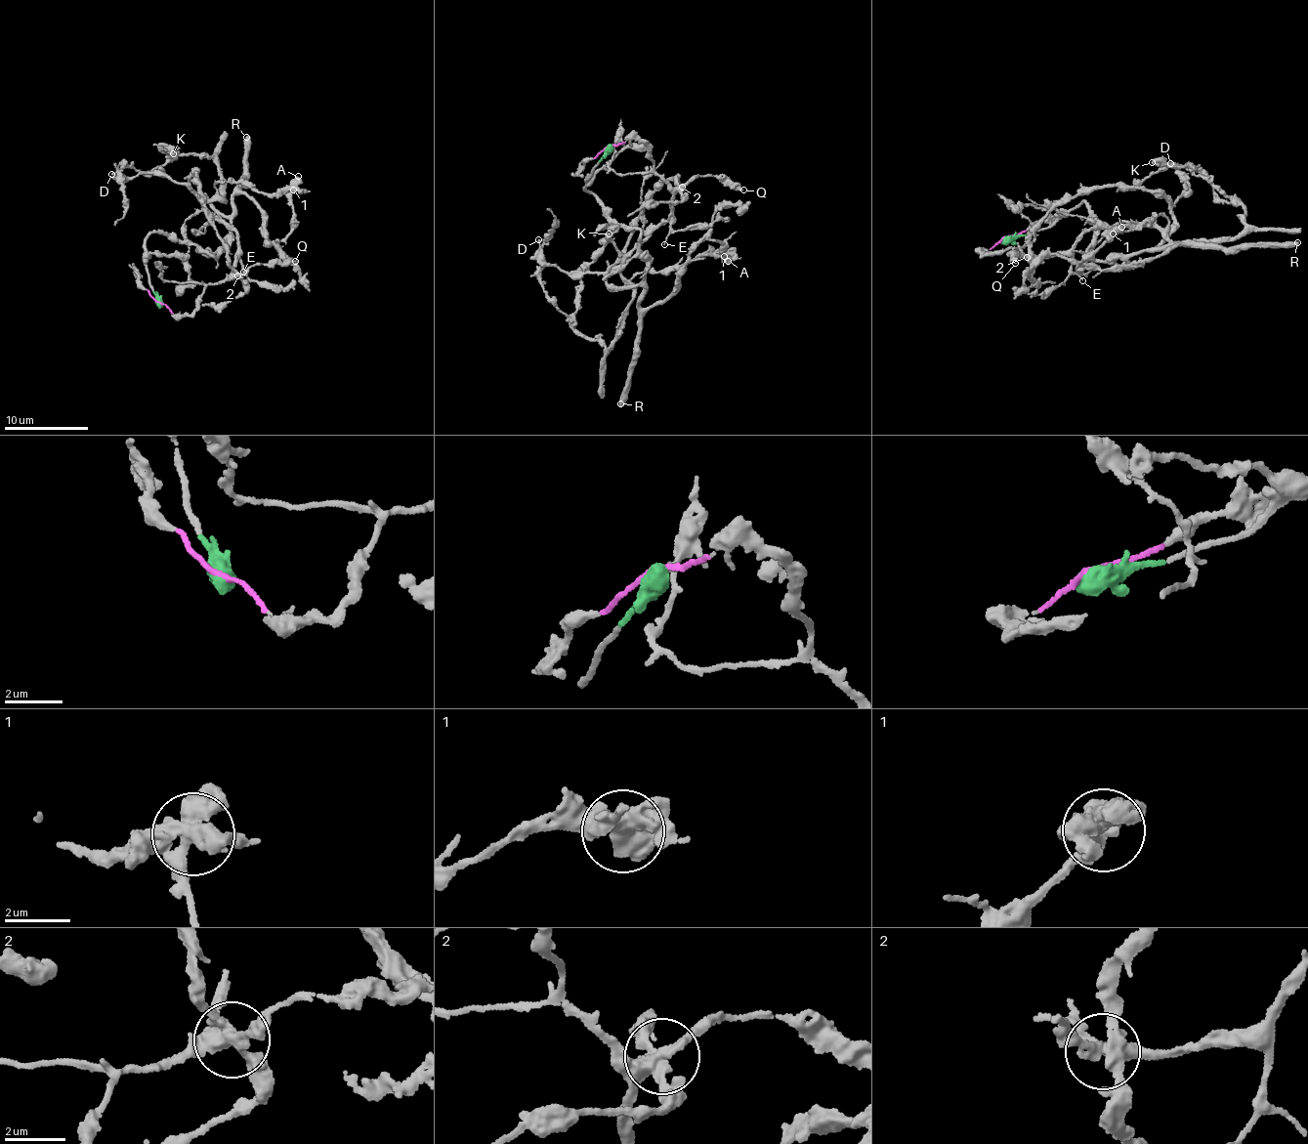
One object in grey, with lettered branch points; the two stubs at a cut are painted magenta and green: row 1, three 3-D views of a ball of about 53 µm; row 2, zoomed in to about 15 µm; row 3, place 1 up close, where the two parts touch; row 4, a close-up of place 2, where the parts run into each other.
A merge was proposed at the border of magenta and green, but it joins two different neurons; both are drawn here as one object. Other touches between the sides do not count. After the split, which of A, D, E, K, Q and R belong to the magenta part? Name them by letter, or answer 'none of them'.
E, K, Q

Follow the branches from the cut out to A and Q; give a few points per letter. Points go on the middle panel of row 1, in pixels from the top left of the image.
A: (609, 146), (586, 190), (637, 228), (640, 307), (675, 286), (703, 240), (722, 242), (729, 261)
Q: (609, 146), (637, 140), (647, 146), (653, 169), (673, 187), (710, 176), (735, 183), (743, 190)

